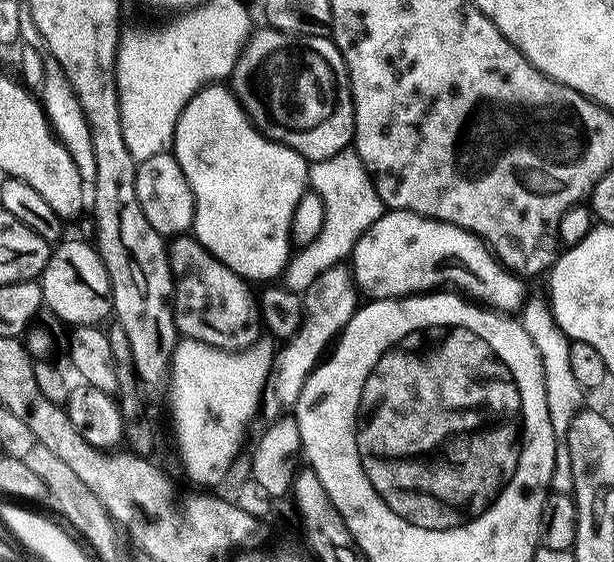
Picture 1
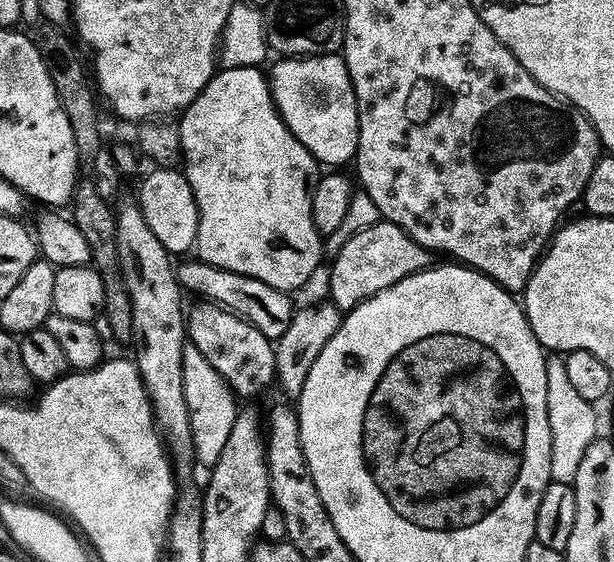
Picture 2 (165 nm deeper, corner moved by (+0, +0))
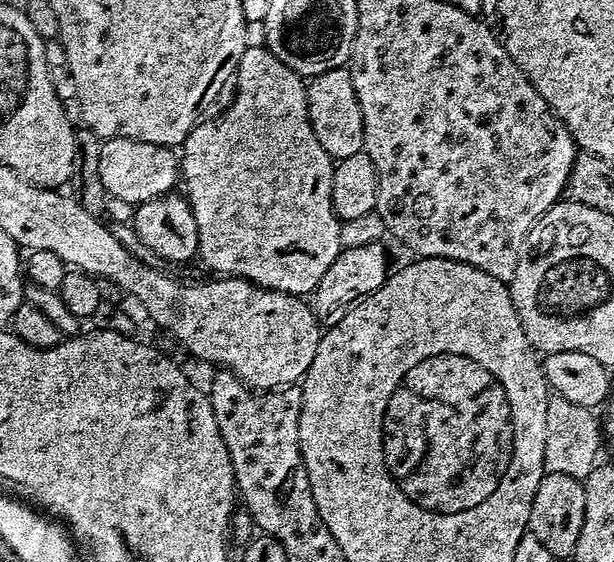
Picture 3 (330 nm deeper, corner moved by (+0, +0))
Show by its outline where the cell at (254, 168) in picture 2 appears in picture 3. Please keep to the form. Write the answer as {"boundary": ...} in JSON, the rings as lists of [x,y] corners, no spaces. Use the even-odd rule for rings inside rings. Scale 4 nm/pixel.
{"boundary":[[[267,46],[263,48],[250,48],[242,54],[242,62],[238,62],[234,86],[236,84],[236,97],[232,105],[221,116],[205,119],[196,125],[196,129],[184,139],[182,145],[182,159],[180,170],[182,173],[182,188],[186,193],[188,205],[194,210],[194,222],[198,226],[198,253],[199,259],[204,259],[208,268],[213,268],[213,273],[221,277],[236,276],[239,280],[249,280],[257,284],[259,288],[269,288],[275,292],[285,292],[291,296],[307,297],[315,292],[318,282],[322,282],[322,274],[330,270],[330,262],[338,258],[342,251],[340,247],[341,220],[334,214],[334,206],[330,198],[332,186],[332,169],[334,161],[330,153],[322,150],[322,142],[314,134],[314,126],[310,126],[310,114],[308,113],[308,84],[305,77],[299,76],[286,62],[278,62],[274,54]]]}

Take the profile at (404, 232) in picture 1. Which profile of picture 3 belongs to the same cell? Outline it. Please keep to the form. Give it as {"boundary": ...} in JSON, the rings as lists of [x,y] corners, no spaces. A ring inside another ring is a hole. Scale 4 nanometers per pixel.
{"boundary":[[[383,243],[371,244],[370,246],[354,246],[345,248],[330,262],[330,270],[322,274],[322,282],[318,282],[315,292],[310,296],[310,307],[316,315],[316,321],[320,323],[321,329],[327,330],[338,326],[346,314],[360,301],[365,300],[373,292],[377,292],[384,281],[390,275],[388,268],[388,256],[384,253]]]}

